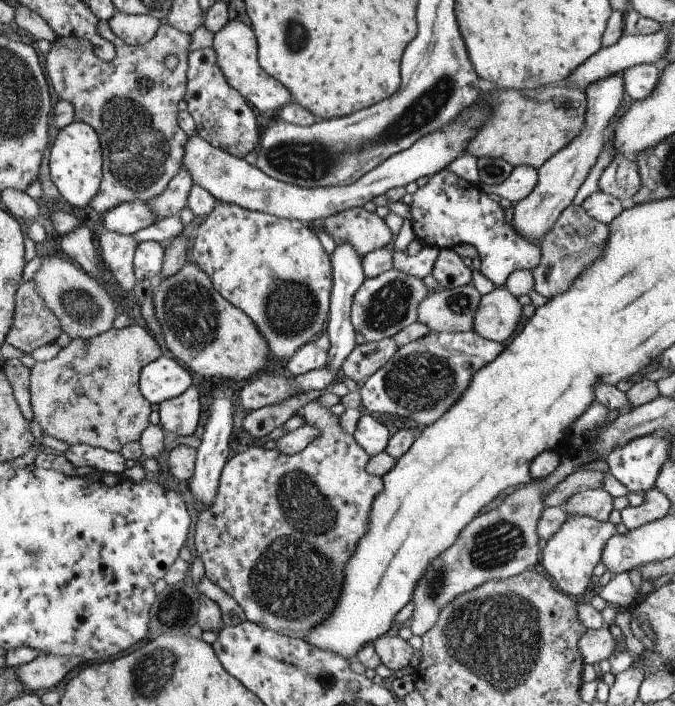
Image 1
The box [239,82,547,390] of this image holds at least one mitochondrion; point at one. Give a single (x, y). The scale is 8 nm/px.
(290, 308)

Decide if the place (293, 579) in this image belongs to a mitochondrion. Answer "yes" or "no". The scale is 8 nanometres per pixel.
yes

